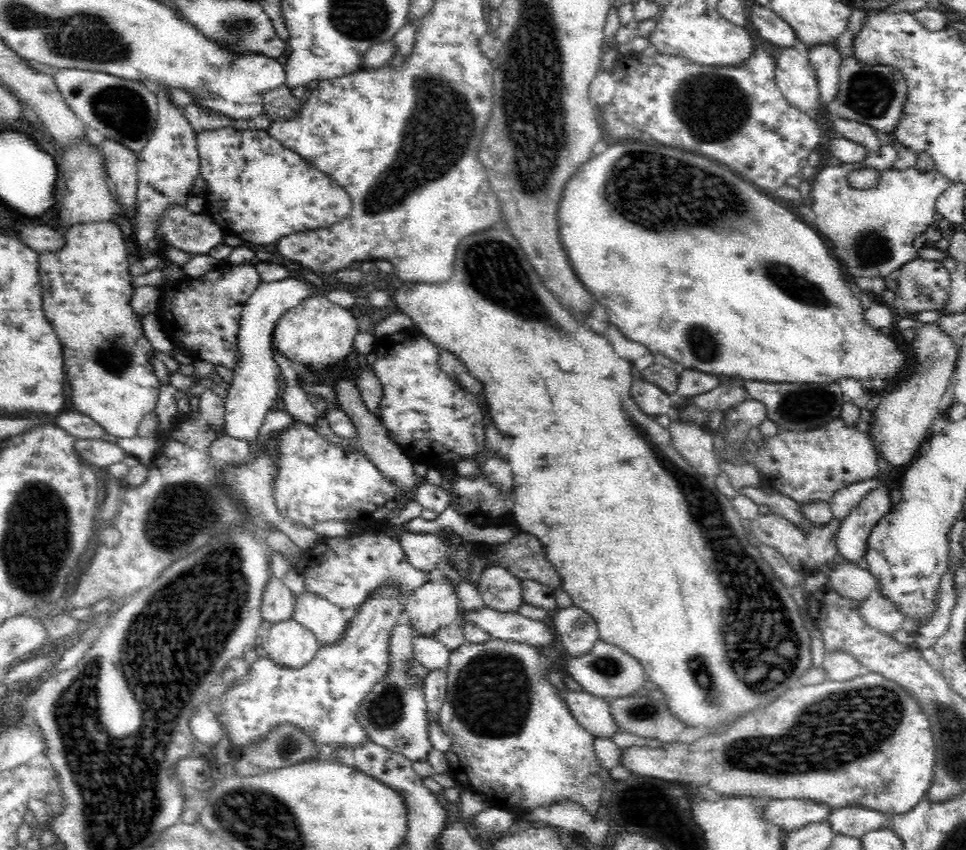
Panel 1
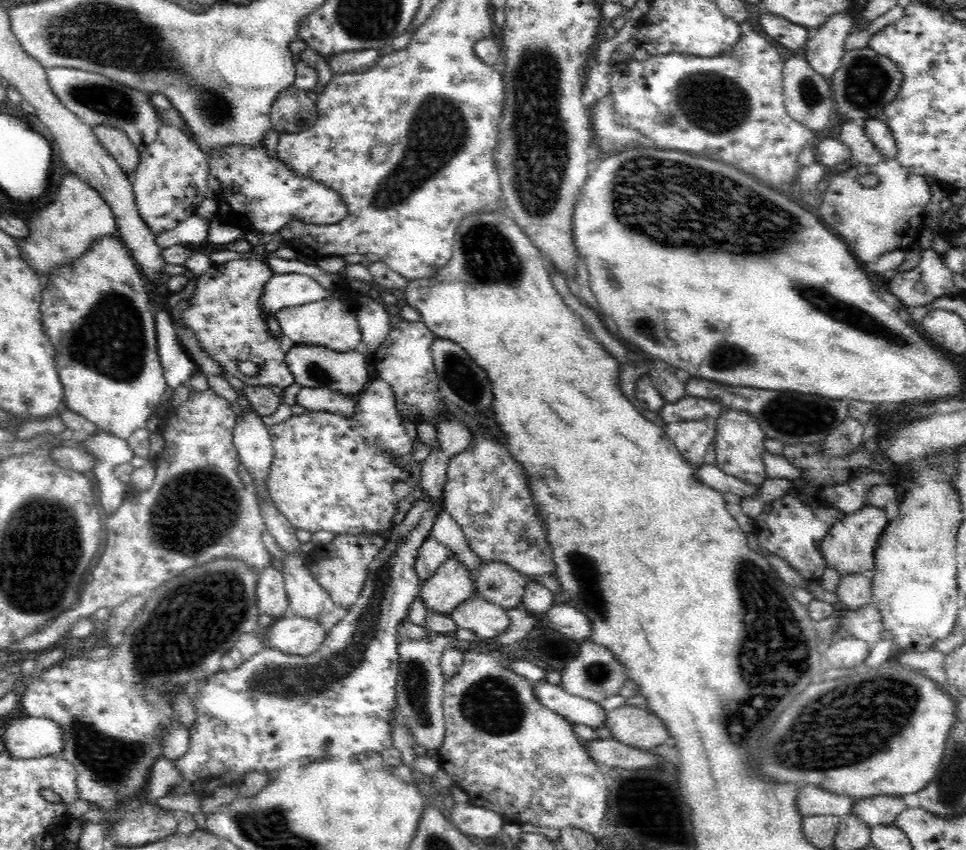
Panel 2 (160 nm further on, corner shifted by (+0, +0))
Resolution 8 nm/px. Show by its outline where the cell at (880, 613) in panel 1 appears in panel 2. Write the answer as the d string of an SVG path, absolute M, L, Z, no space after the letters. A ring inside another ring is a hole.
M872 604L861 607L857 610L848 610L841 618L841 626L847 628L850 637L855 637L873 645L881 640L884 632L882 615L878 613Z

